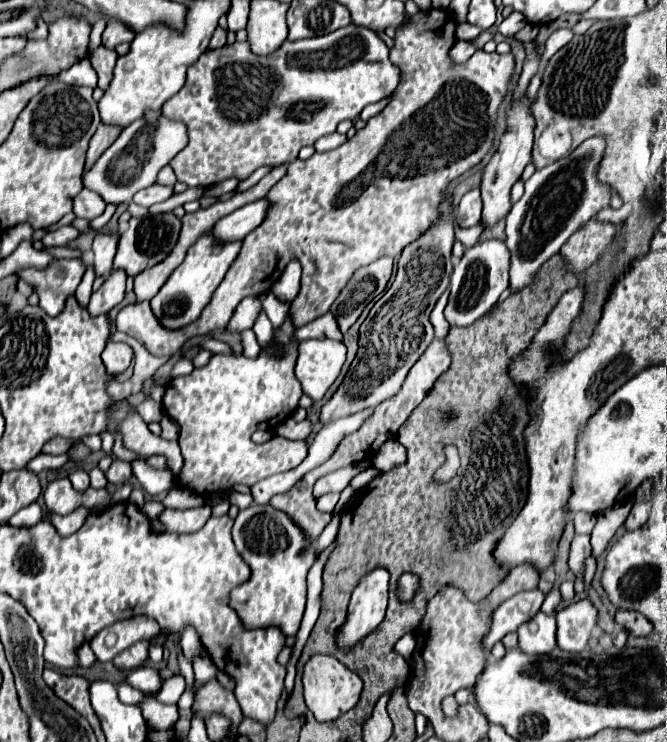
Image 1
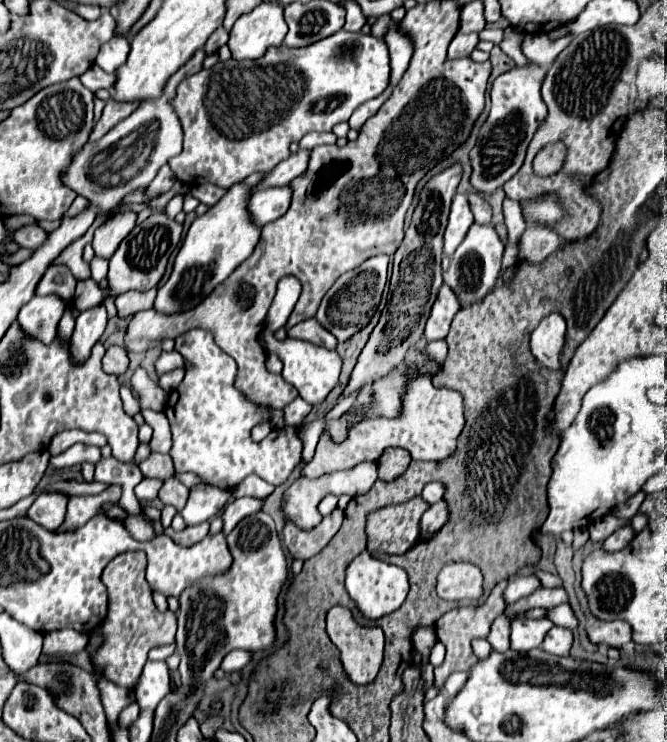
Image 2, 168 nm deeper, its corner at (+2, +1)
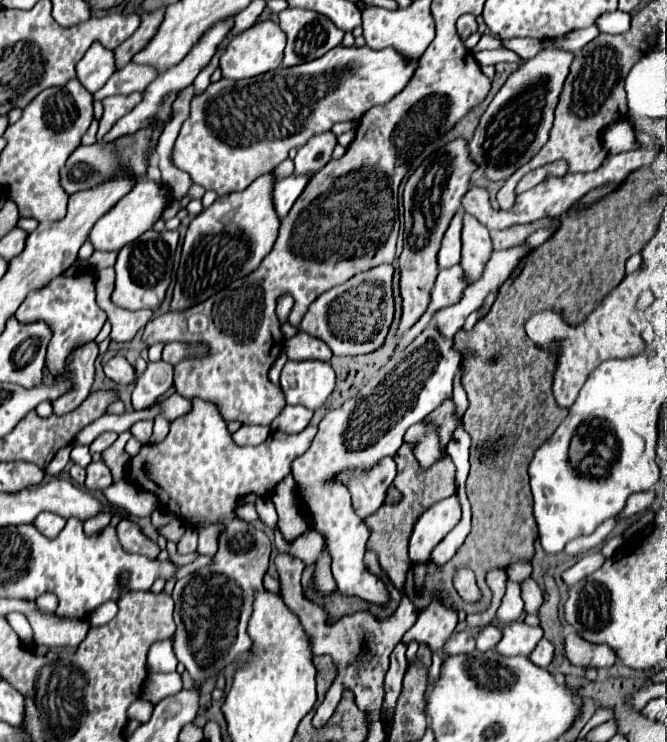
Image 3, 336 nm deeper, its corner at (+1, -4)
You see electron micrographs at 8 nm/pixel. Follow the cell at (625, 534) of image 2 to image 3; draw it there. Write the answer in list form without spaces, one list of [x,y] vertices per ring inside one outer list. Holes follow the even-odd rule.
[[[597,550],[597,552],[591,552],[591,554],[585,554],[575,566],[571,566],[569,570],[563,572],[563,580],[565,580],[569,586],[573,586],[575,582],[579,582],[579,580],[583,580],[585,576],[593,574],[595,570],[599,570],[605,560],[607,560],[607,558],[605,558],[599,550]]]

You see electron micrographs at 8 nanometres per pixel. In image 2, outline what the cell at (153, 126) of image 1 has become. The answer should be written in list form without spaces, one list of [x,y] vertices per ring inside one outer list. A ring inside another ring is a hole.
[[[196,51],[194,59],[186,61],[186,67],[182,71],[176,71],[170,77],[170,83],[166,83],[166,91],[162,93],[162,99],[150,99],[150,103],[140,103],[140,107],[122,123],[112,127],[102,139],[94,143],[86,143],[78,155],[74,155],[74,163],[66,167],[66,175],[62,175],[62,181],[76,191],[78,195],[86,197],[92,205],[96,205],[100,211],[108,211],[116,207],[122,197],[138,187],[146,187],[156,177],[158,169],[168,163],[170,157],[178,155],[182,151],[182,127],[174,113],[172,99],[178,83],[202,69],[204,51]]]

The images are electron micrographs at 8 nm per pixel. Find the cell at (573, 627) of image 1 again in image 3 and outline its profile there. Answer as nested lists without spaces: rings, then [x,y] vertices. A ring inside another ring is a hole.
[[[543,638],[543,640],[535,646],[535,650],[531,652],[529,660],[535,662],[535,664],[541,664],[541,666],[545,668],[545,666],[551,664],[551,660],[553,660],[553,652],[555,652],[553,644],[551,644],[547,638]]]

